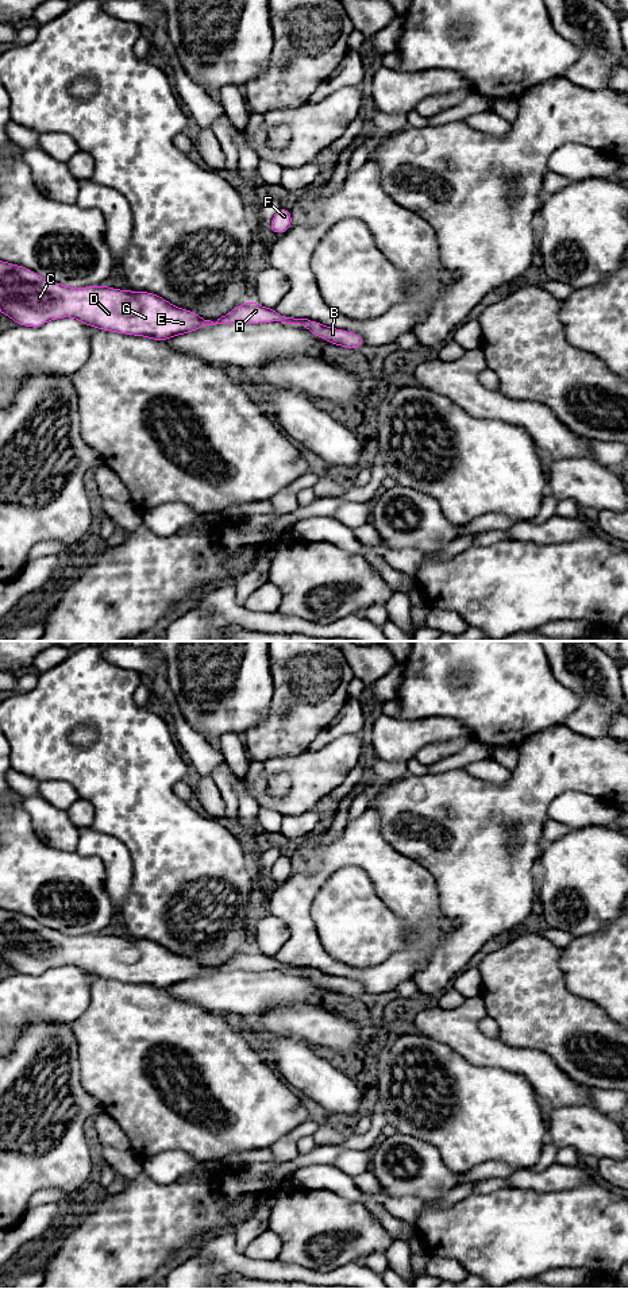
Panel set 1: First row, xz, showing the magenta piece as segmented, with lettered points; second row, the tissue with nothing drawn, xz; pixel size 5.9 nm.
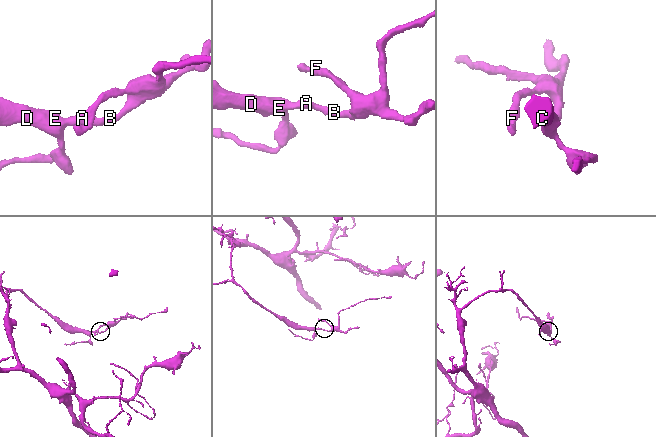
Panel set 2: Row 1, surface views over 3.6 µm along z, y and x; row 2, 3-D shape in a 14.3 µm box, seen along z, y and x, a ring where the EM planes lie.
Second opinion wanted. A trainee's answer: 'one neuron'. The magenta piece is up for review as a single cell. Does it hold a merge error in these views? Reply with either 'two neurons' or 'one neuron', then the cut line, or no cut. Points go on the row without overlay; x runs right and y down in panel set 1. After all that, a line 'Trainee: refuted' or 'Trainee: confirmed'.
one neuron | no cut
Trainee: confirmed

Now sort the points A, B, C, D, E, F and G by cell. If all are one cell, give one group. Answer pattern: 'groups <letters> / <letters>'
groups A B C D E F G

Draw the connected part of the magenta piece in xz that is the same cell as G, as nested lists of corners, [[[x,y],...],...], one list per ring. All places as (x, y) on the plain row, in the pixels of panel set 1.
[[[0,908],[0,961],[24,975],[36,976],[49,968],[73,965],[103,979],[162,989],[204,973],[281,969],[300,972],[340,995],[358,997],[365,992],[365,987],[358,981],[330,976],[308,966],[285,965],[274,956],[265,956],[255,949],[235,954],[213,970],[174,954],[154,941],[119,938],[104,933],[68,935],[39,925],[24,914],[4,908]]]

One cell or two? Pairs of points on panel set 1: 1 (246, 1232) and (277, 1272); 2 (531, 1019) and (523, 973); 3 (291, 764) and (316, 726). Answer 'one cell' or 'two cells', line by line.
1: two cells
2: one cell
3: two cells

